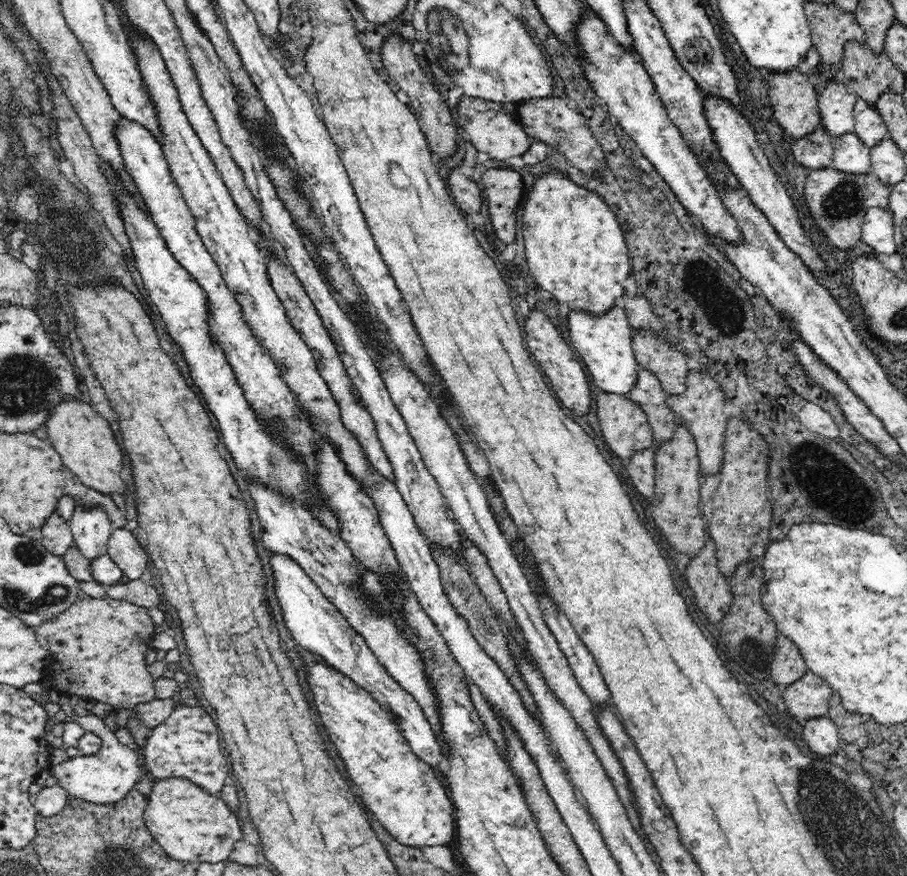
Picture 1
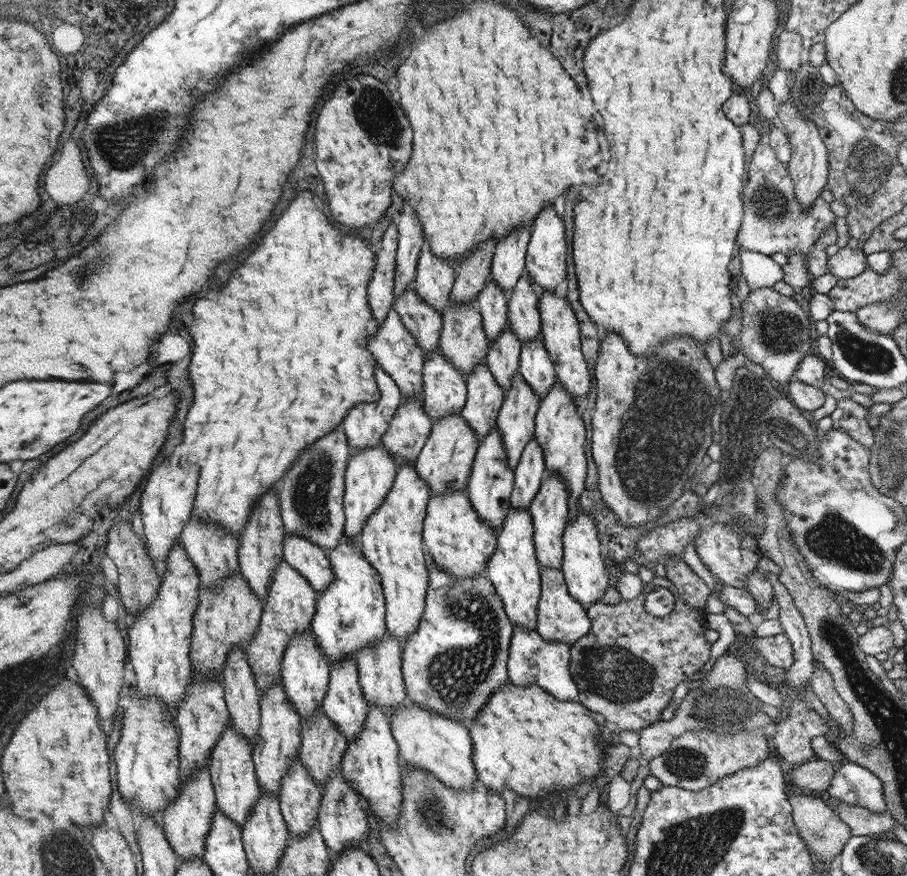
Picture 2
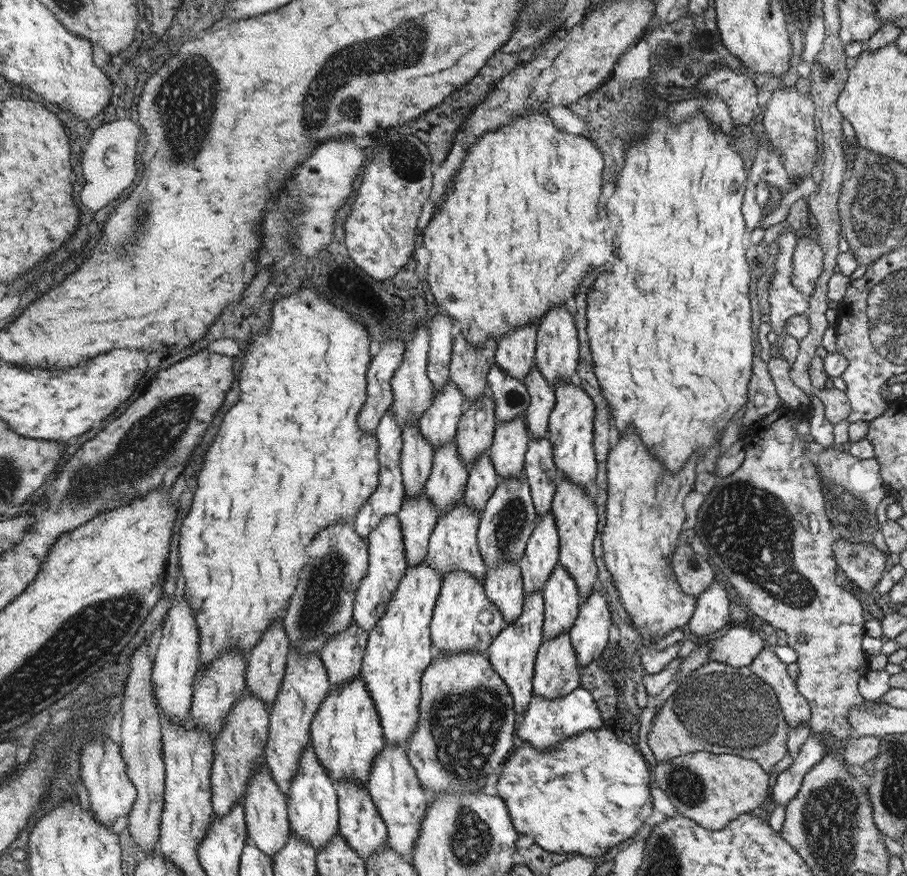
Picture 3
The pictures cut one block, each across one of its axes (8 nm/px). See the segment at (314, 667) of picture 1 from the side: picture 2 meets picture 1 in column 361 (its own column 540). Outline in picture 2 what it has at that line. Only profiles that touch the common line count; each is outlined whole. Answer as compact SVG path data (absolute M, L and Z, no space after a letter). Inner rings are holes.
M505 682L479 710L479 718L475 714L475 722L469 726L469 736L473 740L473 764L479 780L501 794L503 786L515 790L521 796L529 796L539 800L549 790L565 790L585 778L591 778L599 772L601 748L597 746L597 726L585 714L583 704L559 700L537 684L515 686L513 682Z

